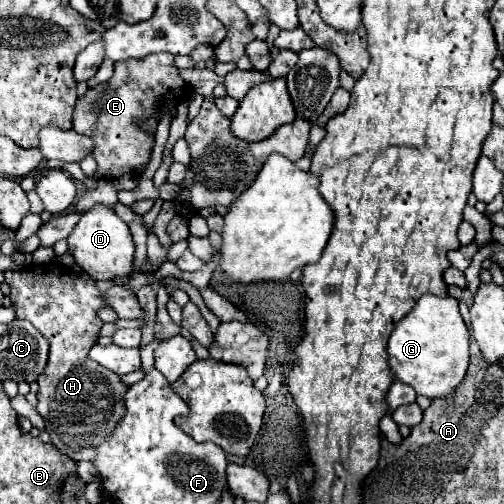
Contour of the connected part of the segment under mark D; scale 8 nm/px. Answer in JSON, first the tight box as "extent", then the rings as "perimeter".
{"extent":[67,204,135,280],"perimeter":[[[95,204],[91,210],[81,214],[81,220],[67,238],[69,254],[93,280],[111,280],[113,276],[125,276],[133,272],[135,244],[131,240],[129,226],[107,206]]]}

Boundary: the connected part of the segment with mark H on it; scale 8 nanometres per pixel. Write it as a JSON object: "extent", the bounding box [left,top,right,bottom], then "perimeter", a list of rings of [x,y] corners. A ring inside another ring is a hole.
{"extent":[5,262,127,462],"perimeter":[[[57,262],[7,270],[5,282],[11,288],[17,318],[29,320],[51,344],[45,372],[37,380],[37,412],[45,420],[51,442],[61,454],[75,462],[95,460],[95,444],[103,442],[125,414],[127,392],[127,386],[115,372],[95,364],[87,356],[103,324],[97,318],[97,310],[105,306],[101,292],[89,276],[75,276],[67,266]]]}

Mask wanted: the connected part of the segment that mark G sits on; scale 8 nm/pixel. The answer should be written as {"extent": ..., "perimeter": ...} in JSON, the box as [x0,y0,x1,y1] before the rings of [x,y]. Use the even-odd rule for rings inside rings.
{"extent":[389,294,469,398],"perimeter":[[[423,294],[405,320],[397,322],[389,338],[389,370],[399,382],[409,384],[417,394],[427,398],[447,396],[465,378],[469,364],[469,338],[469,330],[459,314],[455,298]]]}

